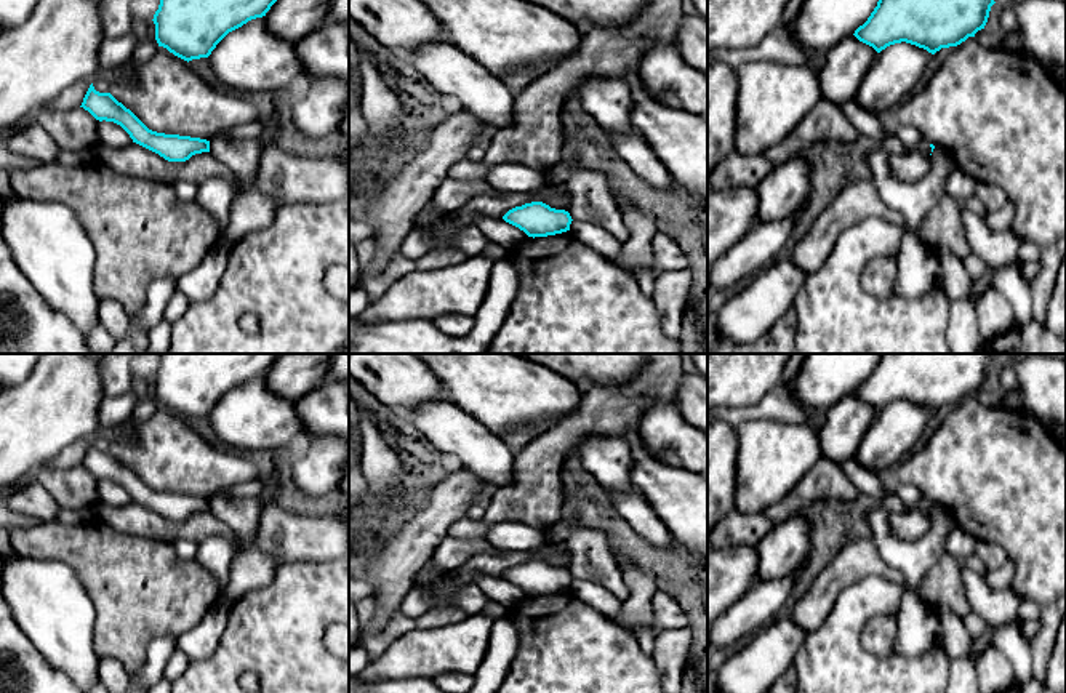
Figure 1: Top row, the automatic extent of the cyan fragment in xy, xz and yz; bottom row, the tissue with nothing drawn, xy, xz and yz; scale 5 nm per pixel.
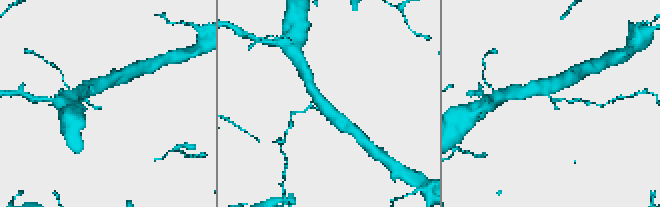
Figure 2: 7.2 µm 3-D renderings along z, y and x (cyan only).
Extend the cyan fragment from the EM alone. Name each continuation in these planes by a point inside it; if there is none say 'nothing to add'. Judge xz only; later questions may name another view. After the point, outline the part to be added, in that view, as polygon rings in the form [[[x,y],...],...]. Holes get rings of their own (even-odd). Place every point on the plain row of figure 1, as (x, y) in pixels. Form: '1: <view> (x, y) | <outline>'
nothing to add

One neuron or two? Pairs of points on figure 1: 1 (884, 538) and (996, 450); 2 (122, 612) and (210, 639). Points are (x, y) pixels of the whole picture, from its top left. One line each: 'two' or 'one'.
1: two
2: two

